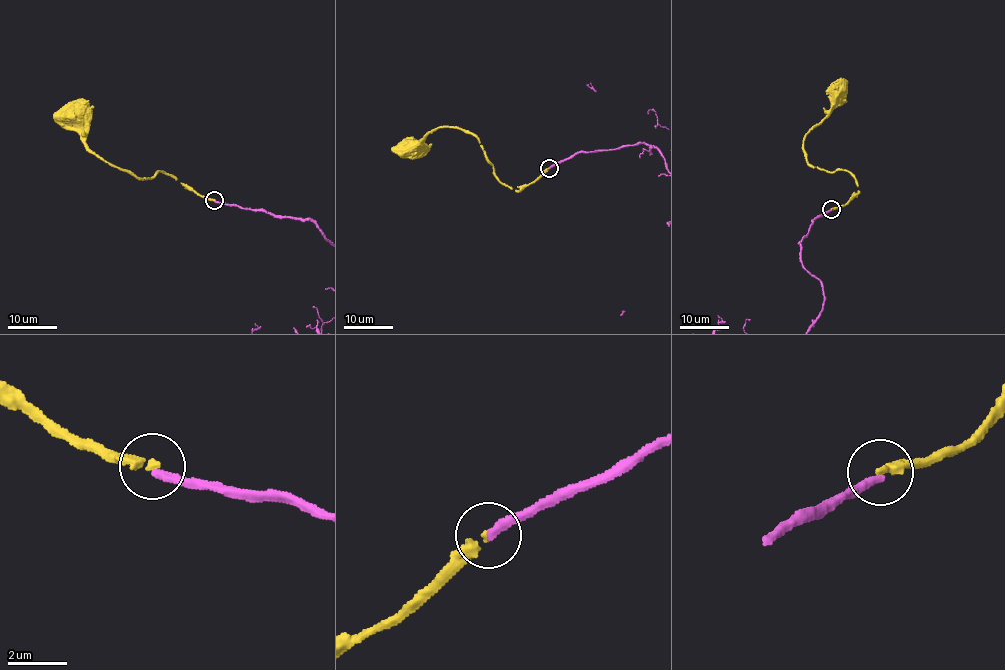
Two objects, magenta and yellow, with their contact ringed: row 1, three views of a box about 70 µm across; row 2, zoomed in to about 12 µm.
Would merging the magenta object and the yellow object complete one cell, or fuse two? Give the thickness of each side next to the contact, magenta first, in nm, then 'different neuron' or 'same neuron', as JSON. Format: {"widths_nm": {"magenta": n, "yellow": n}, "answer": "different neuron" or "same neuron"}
{"widths_nm": {"magenta": 280, "yellow": 260}, "answer": "different neuron"}

